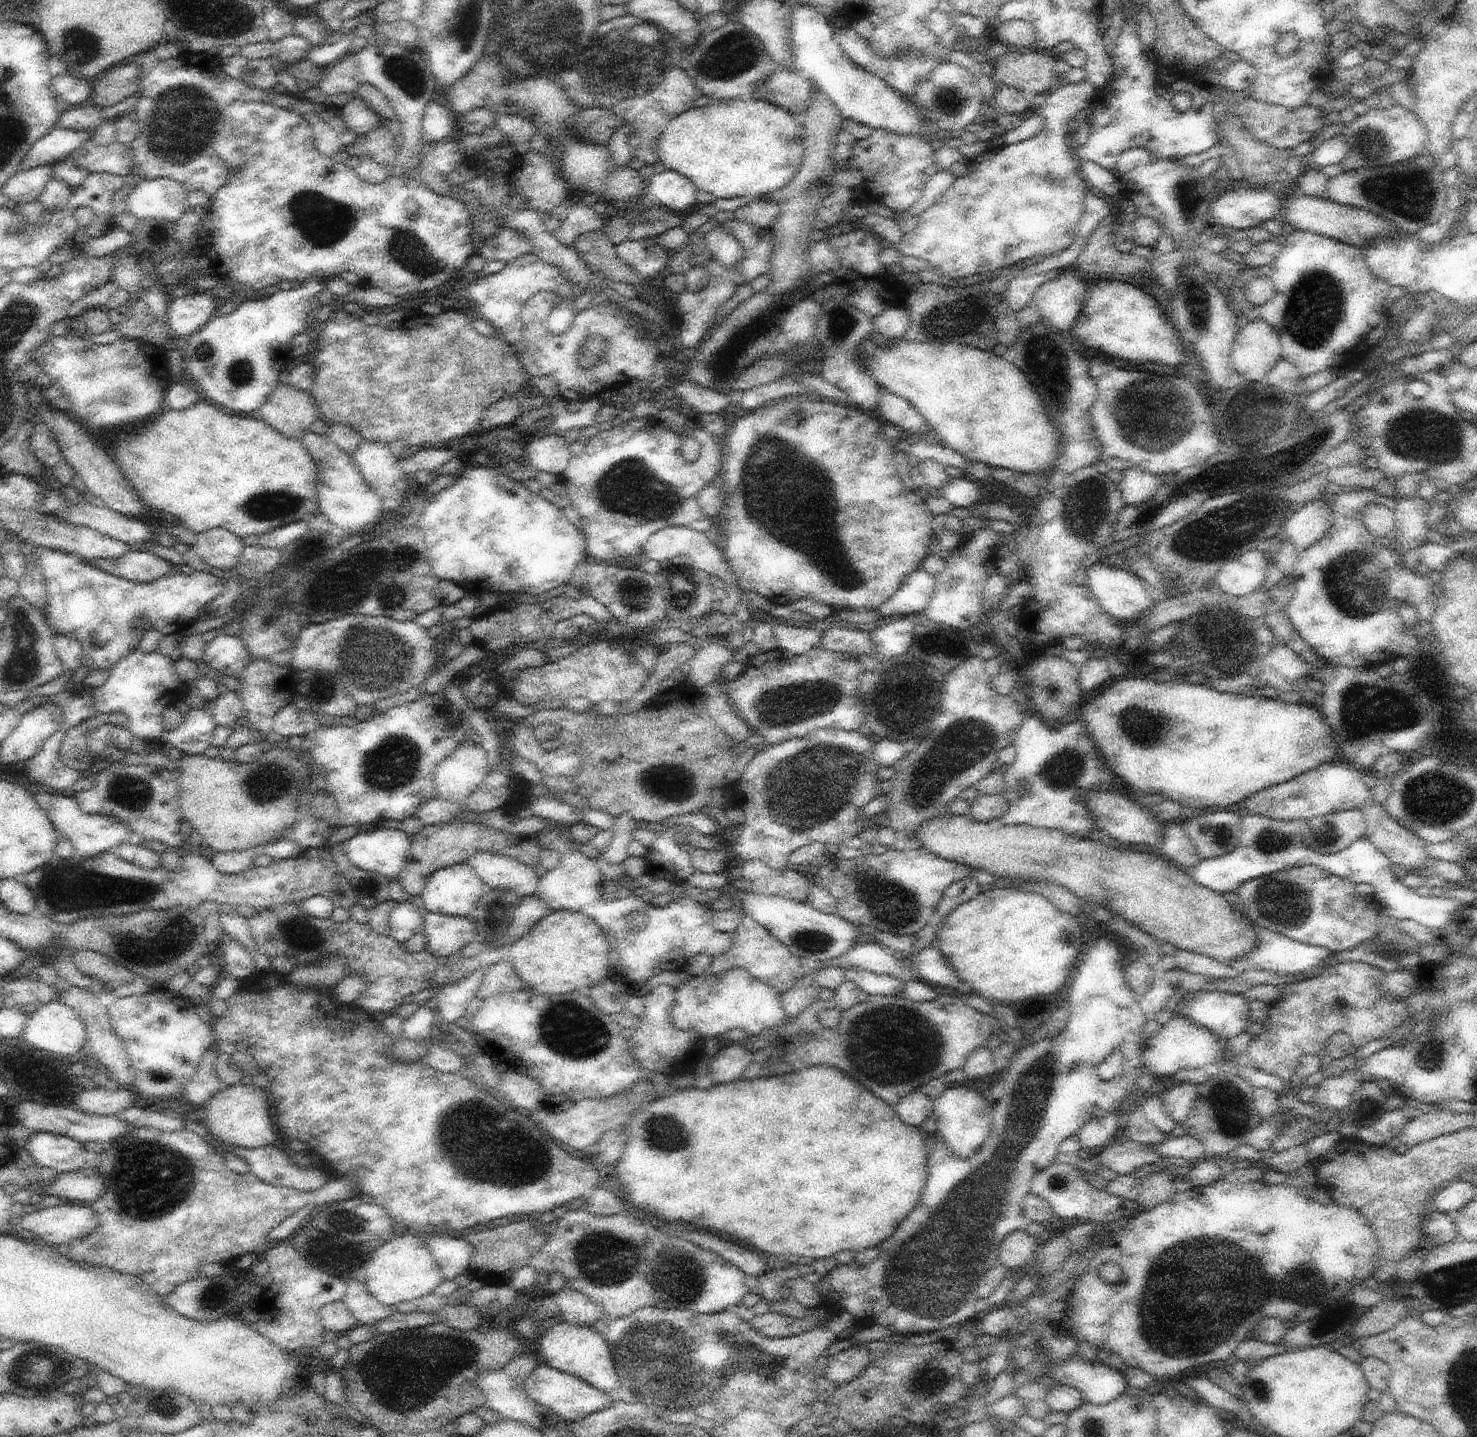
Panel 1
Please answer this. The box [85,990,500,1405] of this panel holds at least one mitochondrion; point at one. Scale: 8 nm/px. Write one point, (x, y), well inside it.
(145, 1163)

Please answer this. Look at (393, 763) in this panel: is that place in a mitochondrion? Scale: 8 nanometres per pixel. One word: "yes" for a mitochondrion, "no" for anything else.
yes

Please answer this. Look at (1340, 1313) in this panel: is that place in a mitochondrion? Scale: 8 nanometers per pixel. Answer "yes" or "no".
yes

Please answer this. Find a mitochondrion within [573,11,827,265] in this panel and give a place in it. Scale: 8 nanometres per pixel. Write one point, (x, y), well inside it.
(632, 56)

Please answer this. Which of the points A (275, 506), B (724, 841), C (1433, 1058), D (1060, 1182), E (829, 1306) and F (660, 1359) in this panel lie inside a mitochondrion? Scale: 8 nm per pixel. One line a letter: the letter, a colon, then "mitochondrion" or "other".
A: mitochondrion
B: other
C: mitochondrion
D: mitochondrion
E: other
F: mitochondrion

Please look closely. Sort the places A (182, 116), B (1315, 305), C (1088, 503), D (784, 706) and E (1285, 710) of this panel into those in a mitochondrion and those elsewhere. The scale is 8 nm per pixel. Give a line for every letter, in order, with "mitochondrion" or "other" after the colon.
A: mitochondrion
B: mitochondrion
C: mitochondrion
D: mitochondrion
E: other

